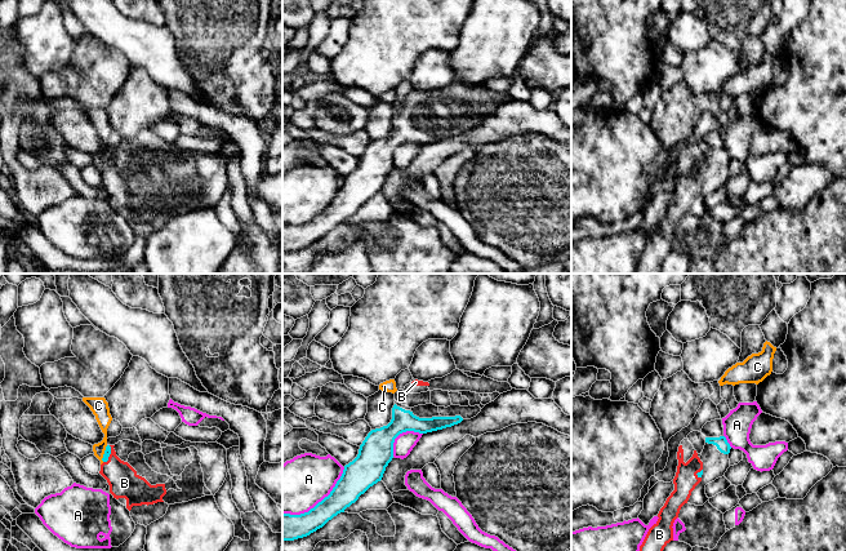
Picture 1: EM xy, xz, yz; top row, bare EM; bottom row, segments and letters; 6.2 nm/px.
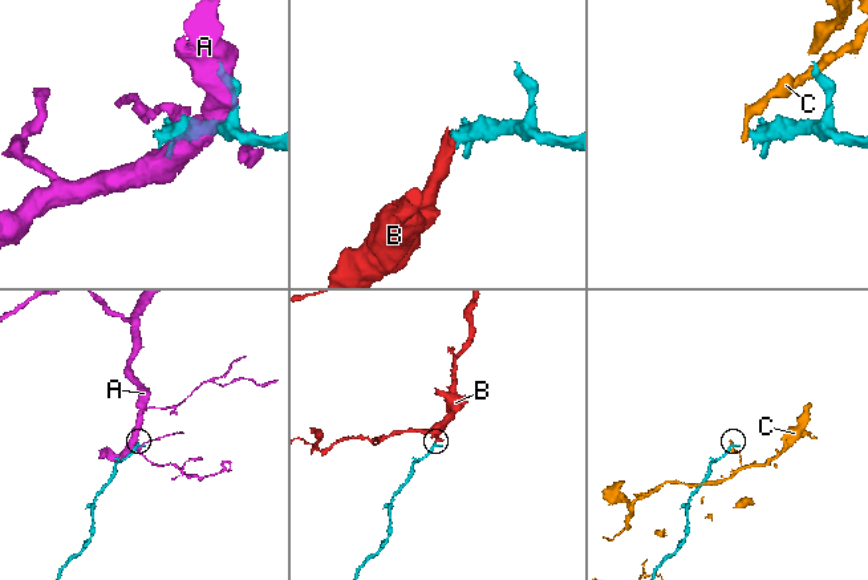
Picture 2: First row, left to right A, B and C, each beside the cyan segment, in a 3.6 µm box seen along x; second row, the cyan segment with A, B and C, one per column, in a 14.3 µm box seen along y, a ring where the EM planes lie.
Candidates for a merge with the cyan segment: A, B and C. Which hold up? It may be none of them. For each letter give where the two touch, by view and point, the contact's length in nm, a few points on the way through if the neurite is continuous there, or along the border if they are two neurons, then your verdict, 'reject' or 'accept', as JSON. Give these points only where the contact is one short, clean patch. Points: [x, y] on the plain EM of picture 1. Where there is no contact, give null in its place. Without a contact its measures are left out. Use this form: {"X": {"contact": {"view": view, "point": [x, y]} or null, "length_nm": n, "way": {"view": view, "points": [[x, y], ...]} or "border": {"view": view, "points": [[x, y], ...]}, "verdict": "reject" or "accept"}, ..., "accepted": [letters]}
{"A": {"contact": {"view": "xz", "point": [319, 213]}, "length_nm": 480, "verdict": "reject"}, "B": {"contact": {"view": "xy", "point": [110, 164]}, "length_nm": 120, "way": {"view": "xy", "points": [[107, 163], [110, 164], [112, 180], [124, 194]]}, "verdict": "accept"}, "C": {"contact": {"view": "xy", "point": [105, 164]}, "length_nm": 110, "border": {"view": "xy", "points": [[107, 156], [102, 172]]}, "verdict": "reject"}, "accepted": ["B"]}

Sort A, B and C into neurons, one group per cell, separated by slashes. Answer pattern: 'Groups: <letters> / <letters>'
Groups: A / B / C

